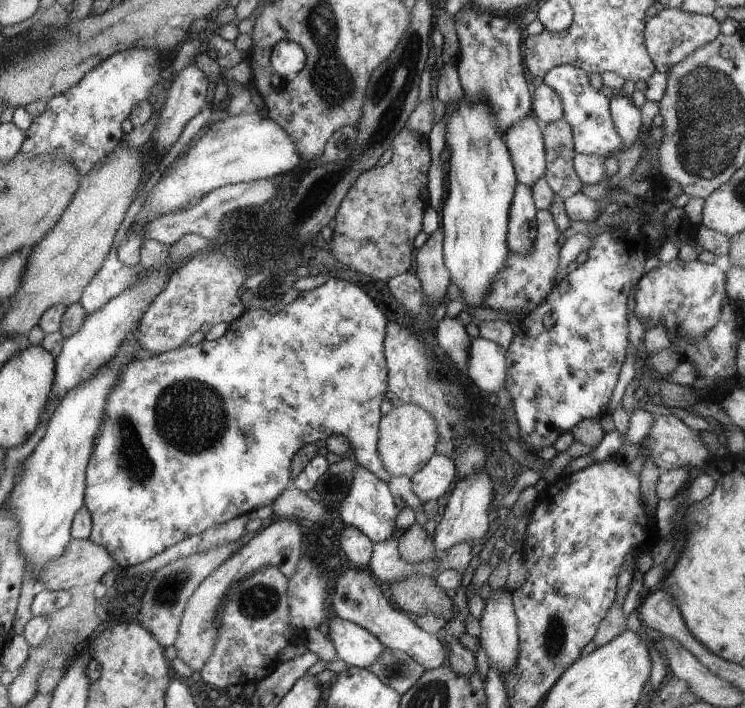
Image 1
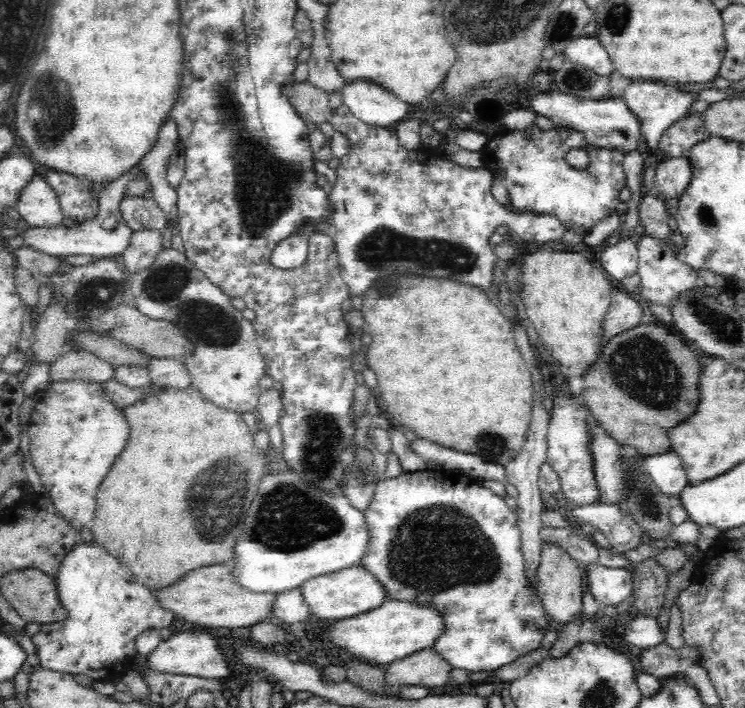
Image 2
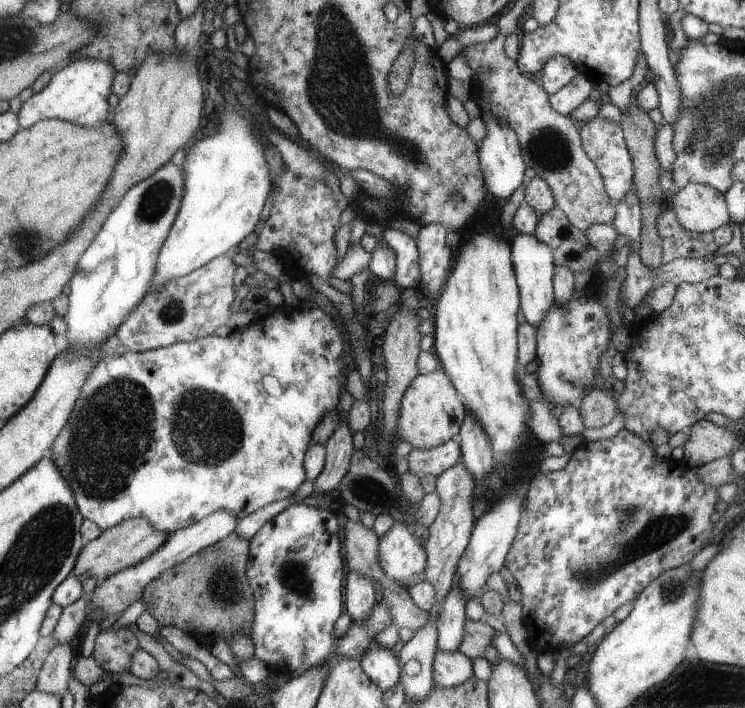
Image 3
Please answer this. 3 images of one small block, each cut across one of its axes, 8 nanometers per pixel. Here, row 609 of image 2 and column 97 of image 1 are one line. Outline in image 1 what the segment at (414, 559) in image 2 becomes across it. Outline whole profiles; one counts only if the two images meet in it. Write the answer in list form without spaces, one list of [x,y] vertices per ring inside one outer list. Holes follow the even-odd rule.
[[[326,277],[321,286],[299,291],[295,300],[277,312],[246,309],[234,321],[227,324],[225,333],[216,340],[203,339],[197,344],[178,346],[157,353],[151,358],[135,359],[125,364],[103,406],[103,420],[93,440],[93,448],[86,464],[83,504],[92,519],[92,529],[88,539],[109,551],[117,569],[139,564],[184,538],[199,534],[209,526],[223,524],[231,518],[247,515],[255,508],[271,504],[289,487],[290,464],[294,454],[303,445],[326,439],[332,434],[340,434],[347,438],[350,447],[355,450],[356,464],[361,464],[365,470],[371,470],[371,474],[375,474],[383,482],[388,482],[392,476],[385,472],[382,459],[379,458],[378,450],[375,448],[378,444],[378,425],[381,418],[379,404],[385,398],[387,392],[385,386],[389,377],[389,371],[385,368],[386,358],[383,358],[385,352],[382,345],[383,336],[386,336],[385,316],[379,312],[373,300],[355,284],[349,284],[339,278]]]

